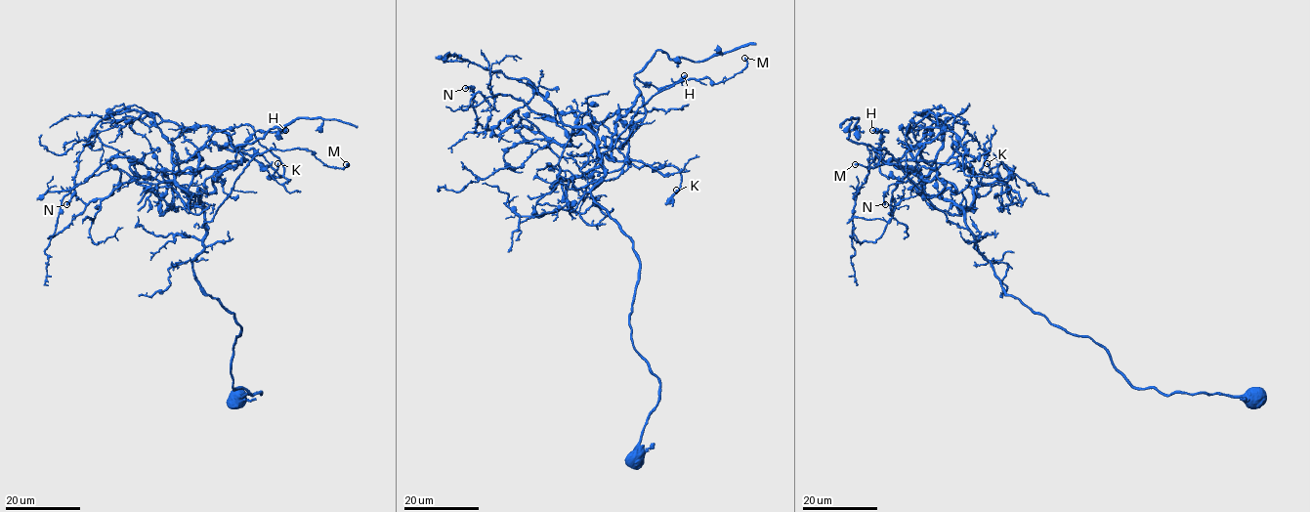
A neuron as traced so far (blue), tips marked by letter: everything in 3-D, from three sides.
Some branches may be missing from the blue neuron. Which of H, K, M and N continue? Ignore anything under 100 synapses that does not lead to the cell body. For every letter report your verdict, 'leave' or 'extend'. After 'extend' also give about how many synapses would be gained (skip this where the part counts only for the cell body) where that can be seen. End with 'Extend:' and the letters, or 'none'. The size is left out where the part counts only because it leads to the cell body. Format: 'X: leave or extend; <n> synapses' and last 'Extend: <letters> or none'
H: leave
K: leave
M: leave
N: leave
Extend: none

